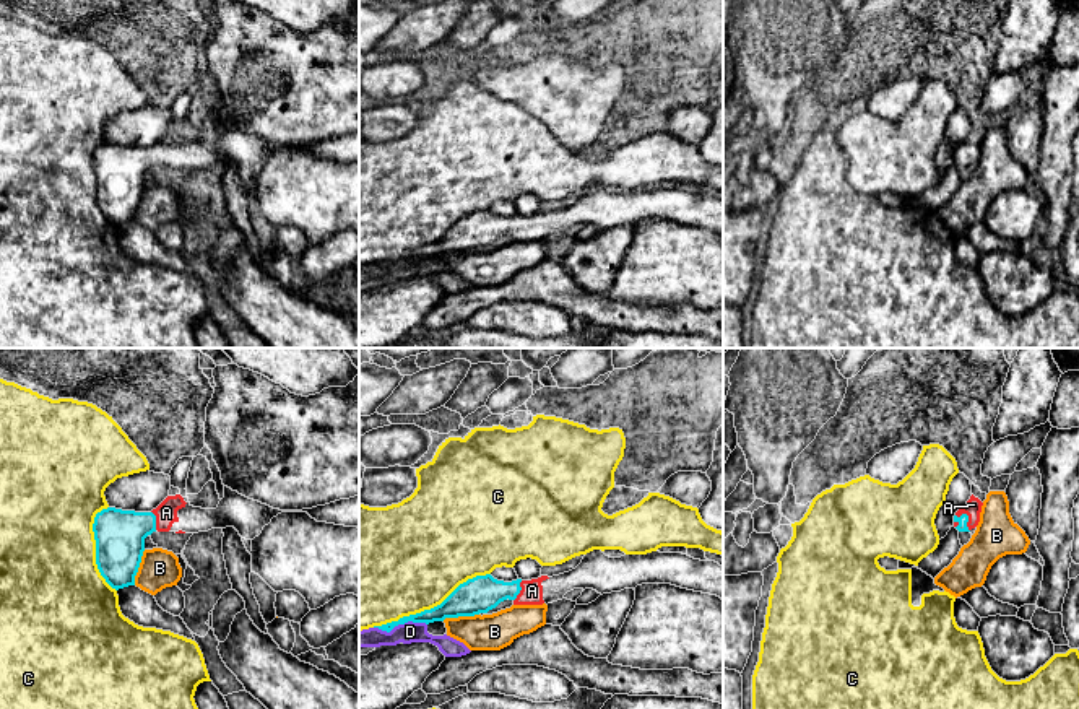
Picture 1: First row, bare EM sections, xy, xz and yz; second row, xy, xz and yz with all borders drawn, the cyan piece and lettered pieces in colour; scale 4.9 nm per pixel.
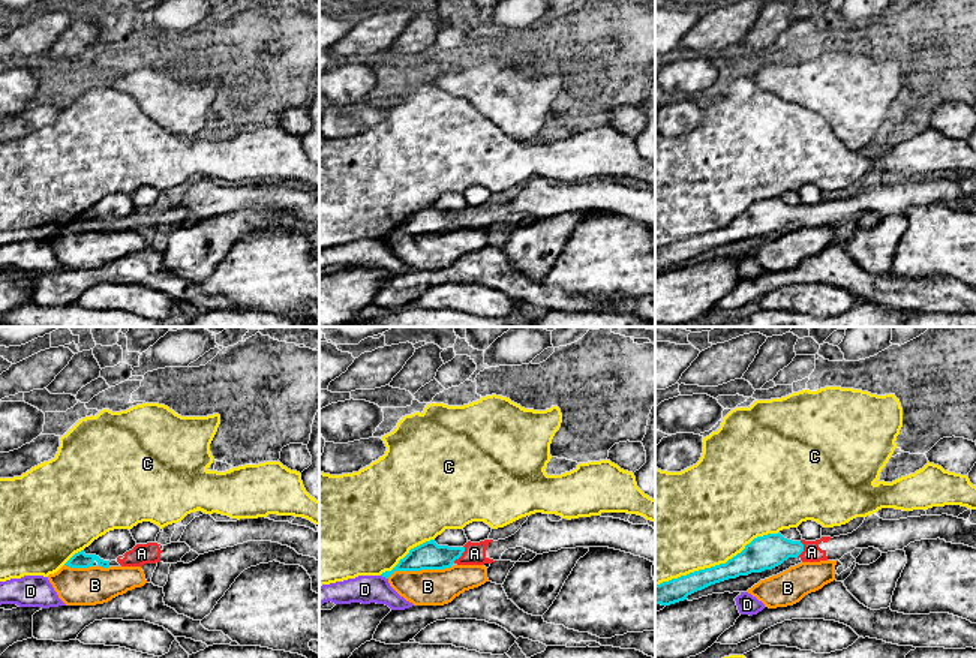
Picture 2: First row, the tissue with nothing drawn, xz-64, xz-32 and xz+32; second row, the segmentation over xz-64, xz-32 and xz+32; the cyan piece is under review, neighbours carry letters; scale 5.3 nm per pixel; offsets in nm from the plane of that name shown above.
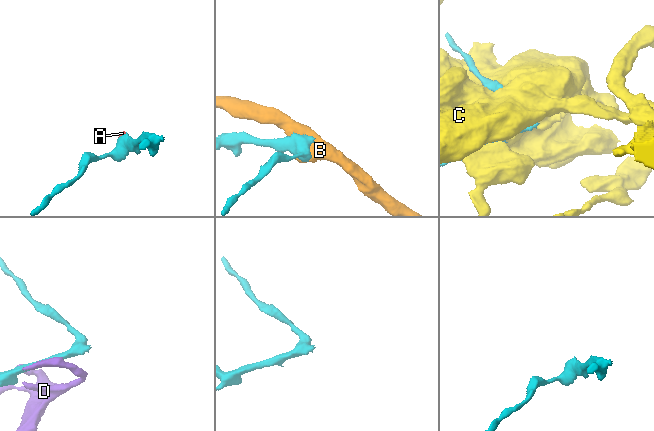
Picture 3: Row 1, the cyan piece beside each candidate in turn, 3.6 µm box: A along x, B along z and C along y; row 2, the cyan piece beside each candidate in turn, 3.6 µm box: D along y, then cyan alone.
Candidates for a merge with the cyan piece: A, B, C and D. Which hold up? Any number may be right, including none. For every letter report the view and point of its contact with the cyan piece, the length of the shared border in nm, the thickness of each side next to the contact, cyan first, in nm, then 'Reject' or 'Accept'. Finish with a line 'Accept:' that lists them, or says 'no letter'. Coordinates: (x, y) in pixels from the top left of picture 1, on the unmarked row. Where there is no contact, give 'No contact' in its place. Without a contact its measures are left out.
A: Touches cyan at yz (967, 153). Shared border 110 nm. Thickness 50 nm (cyan) against 80 nm. Accept
B: Touches cyan at xz (460, 251). Shared border 190 nm. Thickness 180 nm (cyan) against 180 nm. Reject
C: Touches cyan at xz (431, 244). Shared border 650 nm. Thickness 180 nm (cyan) against 480 nm. Reject
D: Touches cyan at xz (400, 259). Shared border 260 nm. Thickness 90 nm (cyan) against 100 nm. Reject
Accept: A

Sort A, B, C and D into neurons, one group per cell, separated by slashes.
A / B / C / D

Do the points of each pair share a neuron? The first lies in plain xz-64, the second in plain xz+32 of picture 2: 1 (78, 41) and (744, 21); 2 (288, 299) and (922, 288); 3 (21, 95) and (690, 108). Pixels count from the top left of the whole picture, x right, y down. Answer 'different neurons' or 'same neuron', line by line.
1: different neurons
2: different neurons
3: different neurons

